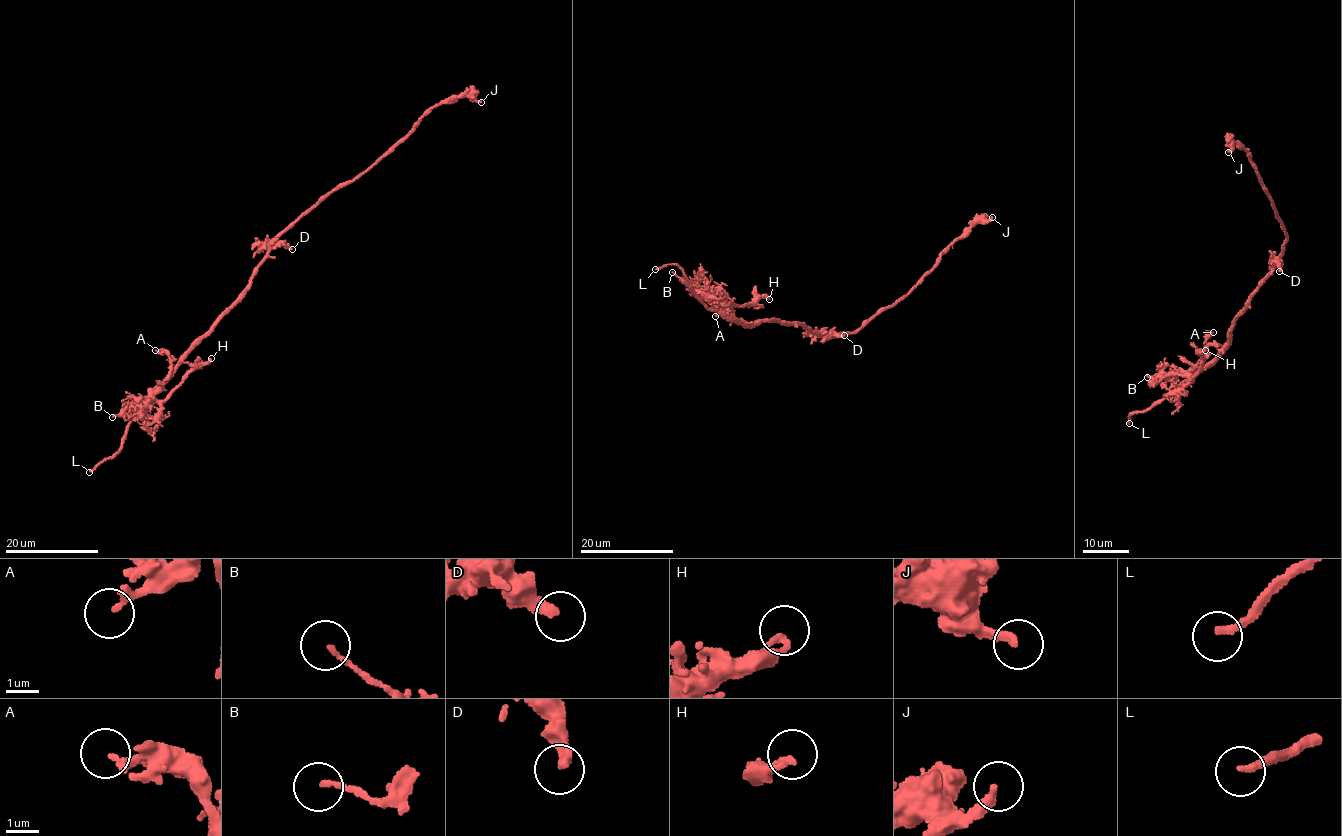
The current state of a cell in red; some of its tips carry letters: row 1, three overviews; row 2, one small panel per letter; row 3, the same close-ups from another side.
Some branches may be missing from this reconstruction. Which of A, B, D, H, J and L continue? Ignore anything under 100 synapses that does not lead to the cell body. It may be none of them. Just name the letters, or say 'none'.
L

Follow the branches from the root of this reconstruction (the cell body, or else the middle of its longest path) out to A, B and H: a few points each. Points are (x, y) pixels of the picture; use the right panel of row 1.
A: (1269, 275), (1236, 319), (1226, 349), (1204, 369), (1199, 369), (1204, 342), (1213, 332)
B: (1269, 275), (1235, 320), (1227, 347), (1220, 355), (1189, 371), (1177, 370), (1155, 378), (1147, 377)
H: (1269, 275), (1235, 320), (1227, 347), (1192, 374), (1191, 379), (1199, 370), (1204, 356), (1201, 352), (1205, 350)

